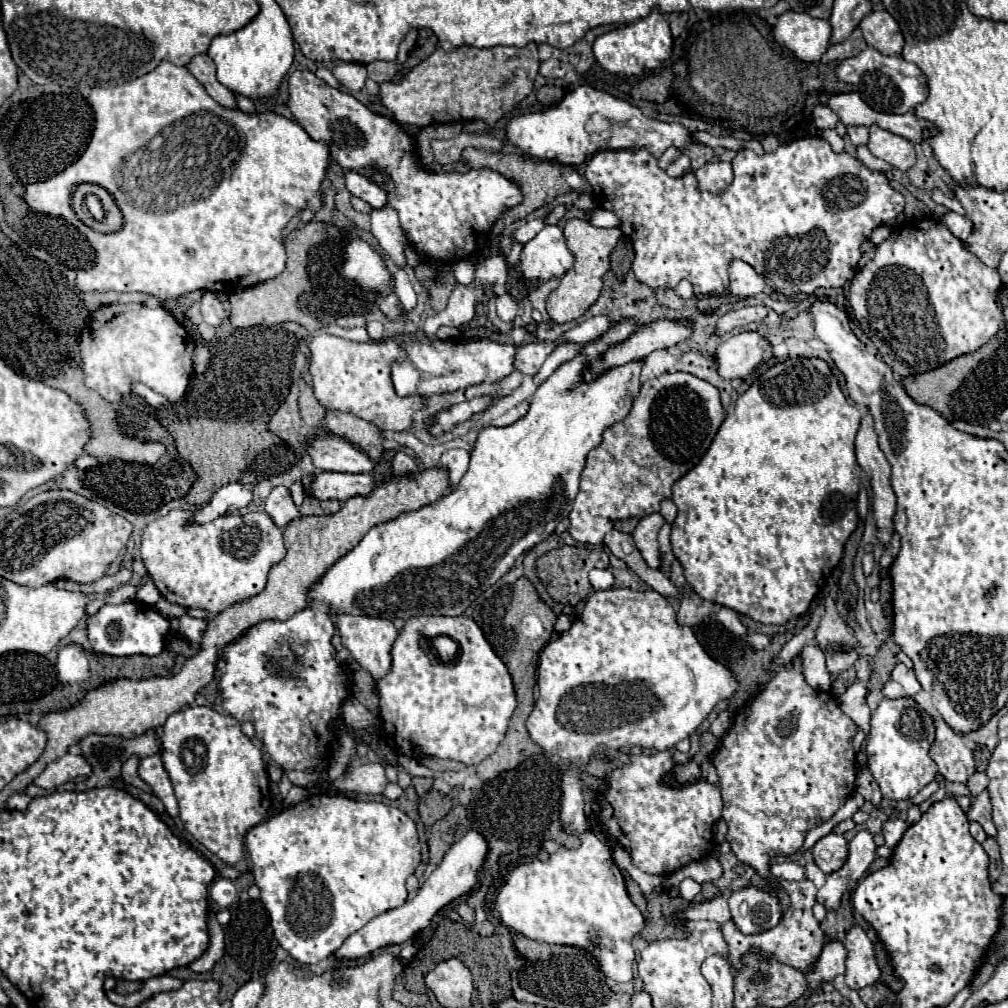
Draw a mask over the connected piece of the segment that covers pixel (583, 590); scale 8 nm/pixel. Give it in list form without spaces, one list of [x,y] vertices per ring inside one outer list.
[[[560,547],[560,549],[554,549],[550,553],[546,553],[544,557],[538,559],[538,577],[544,581],[548,593],[564,603],[564,605],[576,605],[580,603],[582,599],[586,599],[590,593],[592,593],[592,585],[590,585],[590,579],[588,579],[588,573],[592,569],[608,569],[608,553],[604,553],[602,549],[578,549],[578,547]]]

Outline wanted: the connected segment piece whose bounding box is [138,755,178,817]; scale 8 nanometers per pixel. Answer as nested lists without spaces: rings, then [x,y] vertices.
[[[160,755],[144,757],[144,759],[140,761],[140,765],[138,765],[138,777],[140,777],[146,785],[150,785],[152,793],[164,803],[166,813],[168,813],[170,817],[176,817],[176,815],[178,815],[176,797],[174,797],[174,791],[172,791],[170,781],[168,781],[168,775],[164,773]]]

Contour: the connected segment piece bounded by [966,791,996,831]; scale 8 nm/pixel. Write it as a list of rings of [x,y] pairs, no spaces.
[[[982,791],[970,805],[970,809],[966,811],[968,821],[976,821],[982,825],[984,831],[996,831],[994,823],[992,823],[992,807],[990,807],[990,799],[988,793]]]

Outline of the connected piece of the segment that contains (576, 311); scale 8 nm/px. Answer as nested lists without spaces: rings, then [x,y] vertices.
[[[568,219],[568,223],[564,225],[564,237],[576,261],[574,267],[562,277],[560,287],[552,291],[546,301],[546,309],[552,323],[576,321],[596,303],[596,299],[602,293],[602,277],[606,271],[610,271],[610,255],[622,237],[622,231],[618,227],[600,229],[590,225],[586,219]]]

